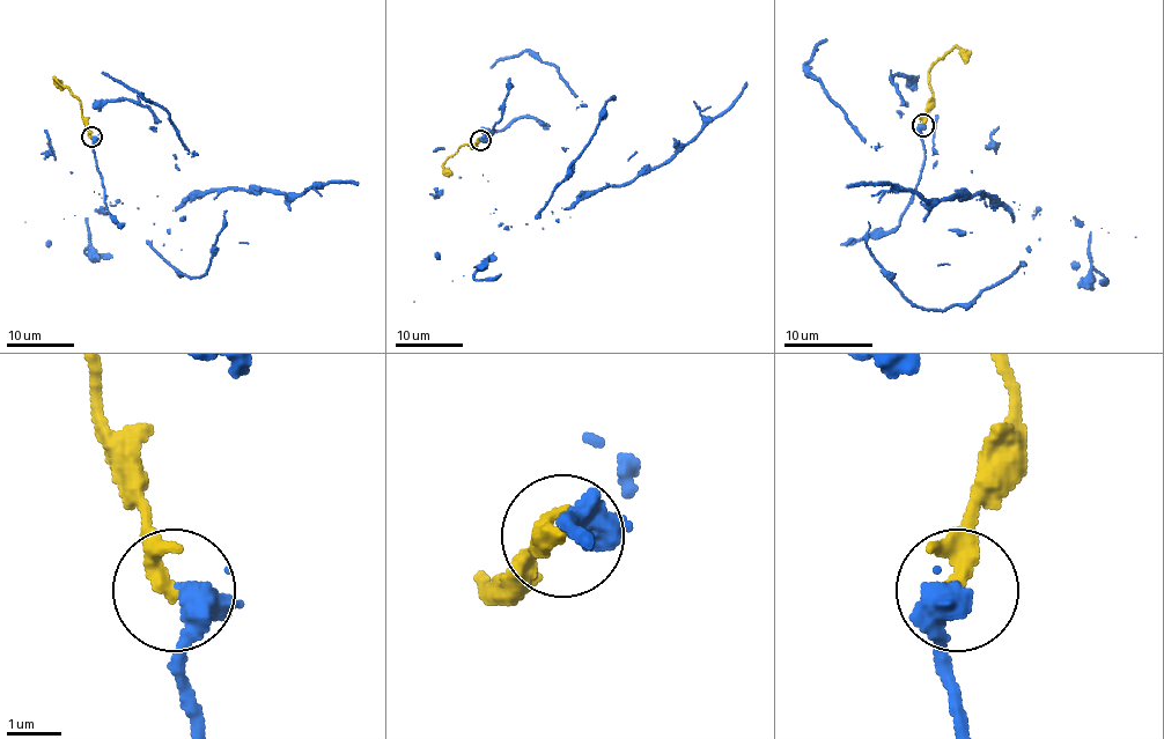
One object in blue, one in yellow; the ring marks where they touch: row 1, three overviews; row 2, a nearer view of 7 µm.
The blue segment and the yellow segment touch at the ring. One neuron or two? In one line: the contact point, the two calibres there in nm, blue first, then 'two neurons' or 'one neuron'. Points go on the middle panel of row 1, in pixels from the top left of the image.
at (480, 140); 550 nm thick on the blue side, 320 nm on the other; two neurons

